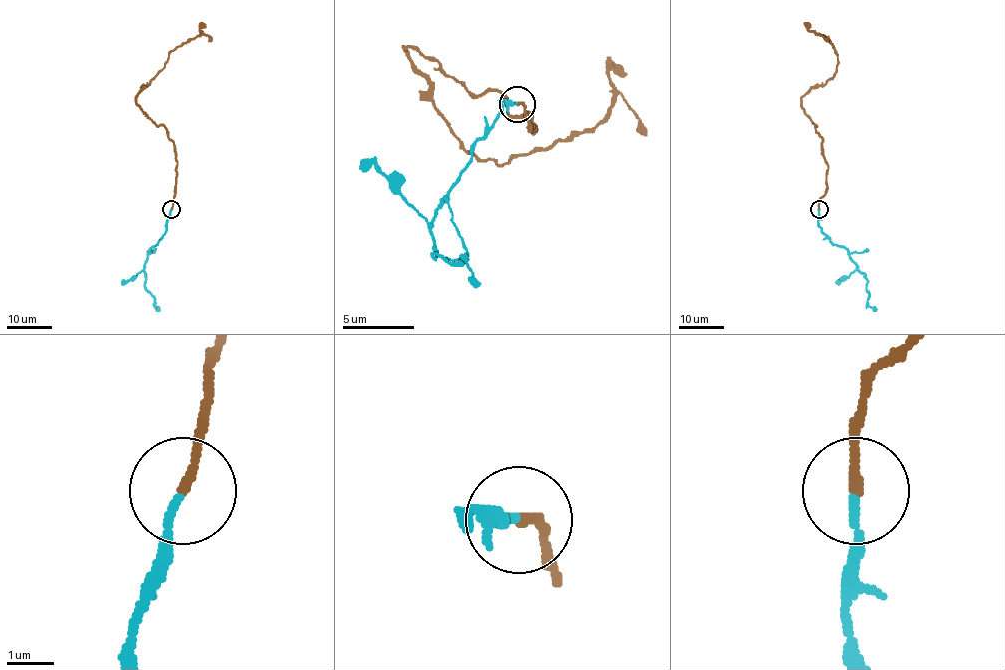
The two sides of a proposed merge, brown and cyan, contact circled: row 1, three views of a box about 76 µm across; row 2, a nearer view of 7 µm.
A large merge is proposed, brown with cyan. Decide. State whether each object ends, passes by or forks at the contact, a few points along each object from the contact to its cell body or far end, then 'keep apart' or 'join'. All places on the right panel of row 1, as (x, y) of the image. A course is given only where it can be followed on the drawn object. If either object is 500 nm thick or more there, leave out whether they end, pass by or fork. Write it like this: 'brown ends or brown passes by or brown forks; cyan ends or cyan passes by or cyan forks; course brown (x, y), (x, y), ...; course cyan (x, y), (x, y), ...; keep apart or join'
brown ends; cyan ends; course brown (819, 210), (828, 168), (822, 138), (801, 99), (830, 79), (837, 66), (830, 42), (816, 34), (829, 37); course cyan (819, 210), (818, 225), (831, 242), (847, 250), (850, 258), (864, 275), (868, 305), (877, 309); join

